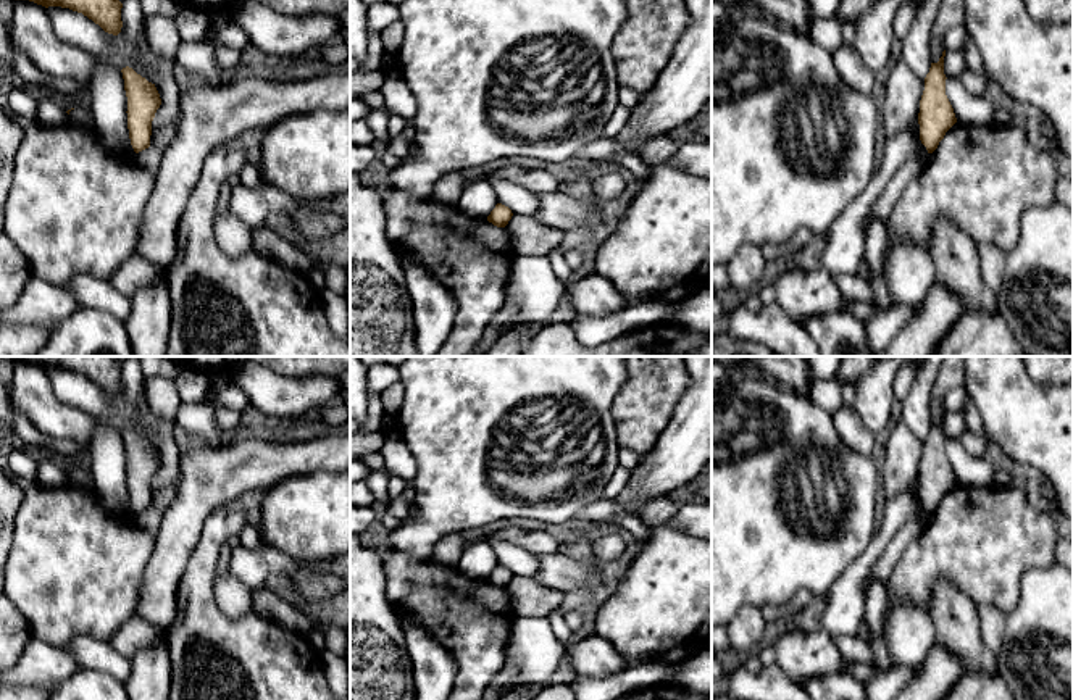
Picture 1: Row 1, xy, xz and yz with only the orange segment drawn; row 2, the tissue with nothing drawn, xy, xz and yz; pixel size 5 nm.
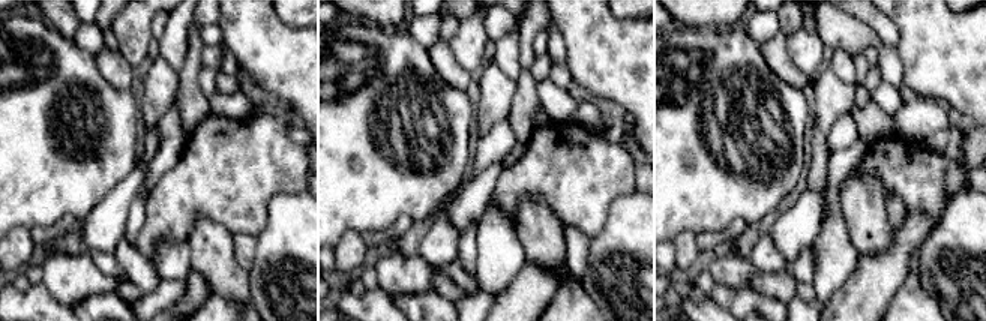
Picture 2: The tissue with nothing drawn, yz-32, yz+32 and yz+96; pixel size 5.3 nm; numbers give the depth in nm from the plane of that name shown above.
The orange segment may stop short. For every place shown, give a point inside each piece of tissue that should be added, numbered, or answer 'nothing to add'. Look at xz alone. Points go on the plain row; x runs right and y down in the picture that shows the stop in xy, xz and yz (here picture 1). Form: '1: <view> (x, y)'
nothing to add

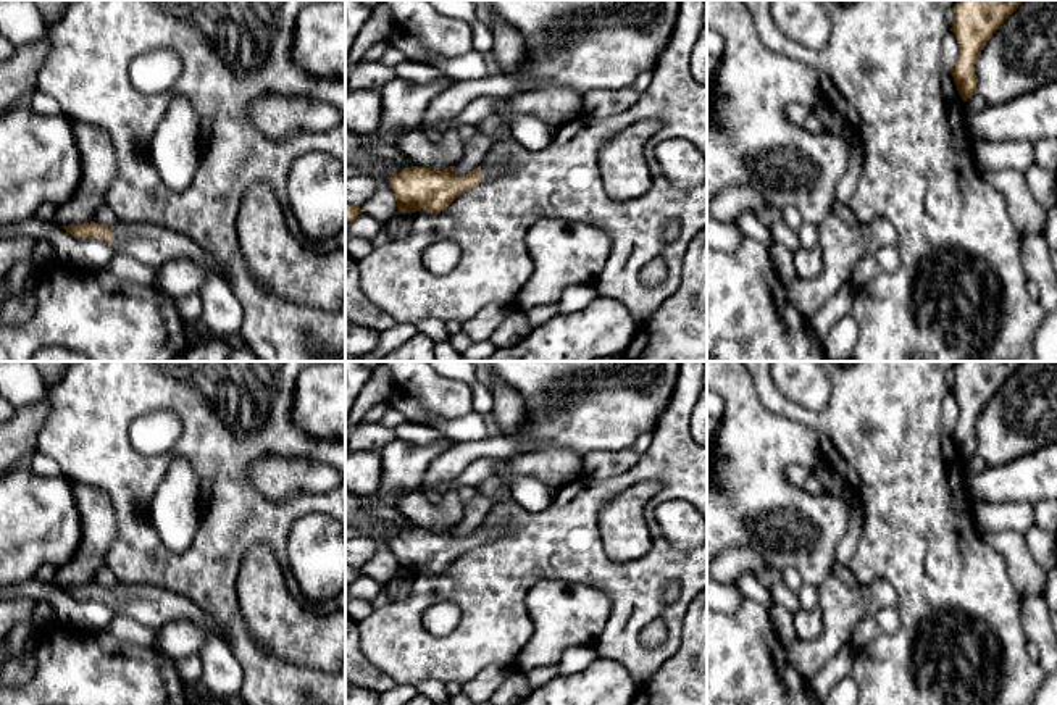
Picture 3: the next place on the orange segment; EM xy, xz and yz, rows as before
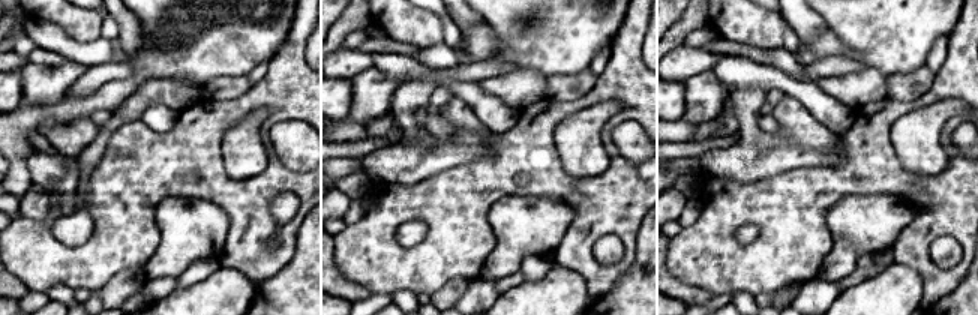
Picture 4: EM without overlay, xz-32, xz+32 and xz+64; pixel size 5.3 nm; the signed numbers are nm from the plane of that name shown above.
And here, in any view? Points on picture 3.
1: xy (150, 605)

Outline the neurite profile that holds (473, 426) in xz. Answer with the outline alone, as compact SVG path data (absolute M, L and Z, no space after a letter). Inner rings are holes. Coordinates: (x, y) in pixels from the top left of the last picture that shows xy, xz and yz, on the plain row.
M397 390L387 403L403 415L408 423L431 426L453 442L483 440L495 432L489 419L476 411L457 418L437 416L418 398L402 390Z

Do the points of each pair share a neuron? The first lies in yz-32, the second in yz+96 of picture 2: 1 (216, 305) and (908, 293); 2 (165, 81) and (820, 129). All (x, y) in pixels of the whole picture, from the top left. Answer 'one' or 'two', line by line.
1: one
2: one

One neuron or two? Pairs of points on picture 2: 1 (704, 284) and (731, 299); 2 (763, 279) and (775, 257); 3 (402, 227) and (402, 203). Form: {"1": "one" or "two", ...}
{"1": "two", "2": "two", "3": "two"}

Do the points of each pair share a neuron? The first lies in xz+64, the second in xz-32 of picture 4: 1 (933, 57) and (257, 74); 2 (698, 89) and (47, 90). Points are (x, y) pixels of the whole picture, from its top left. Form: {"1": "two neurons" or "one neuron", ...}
{"1": "one neuron", "2": "one neuron"}

